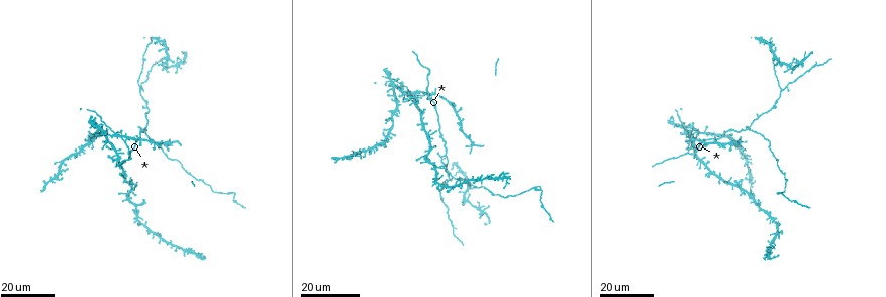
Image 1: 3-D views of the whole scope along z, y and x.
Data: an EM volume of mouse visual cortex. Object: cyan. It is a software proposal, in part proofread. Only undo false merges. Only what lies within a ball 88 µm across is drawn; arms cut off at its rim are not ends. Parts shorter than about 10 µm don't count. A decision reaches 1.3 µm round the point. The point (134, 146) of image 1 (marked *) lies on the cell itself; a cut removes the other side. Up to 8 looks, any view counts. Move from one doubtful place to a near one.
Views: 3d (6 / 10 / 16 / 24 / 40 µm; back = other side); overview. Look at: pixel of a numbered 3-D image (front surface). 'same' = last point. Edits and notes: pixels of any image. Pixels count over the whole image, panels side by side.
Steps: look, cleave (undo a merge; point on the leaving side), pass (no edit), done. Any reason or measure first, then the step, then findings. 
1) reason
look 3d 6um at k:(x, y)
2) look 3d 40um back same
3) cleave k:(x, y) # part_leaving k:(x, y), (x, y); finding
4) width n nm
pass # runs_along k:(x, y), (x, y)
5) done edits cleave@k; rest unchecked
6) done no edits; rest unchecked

four or more arms meet
look 3d 24um at 1:(127, 137)

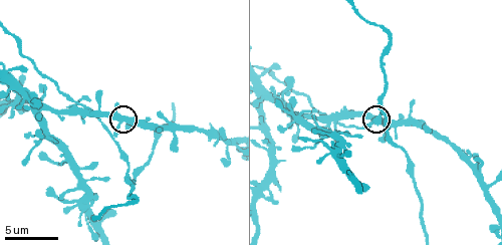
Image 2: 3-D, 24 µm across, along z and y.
look 3d 10um at 2:(119, 116)

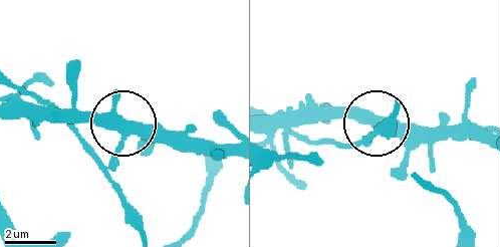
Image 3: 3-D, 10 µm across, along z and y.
side_arm 43 um; arms 4
pass # all the same cell

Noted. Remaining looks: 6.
three-way junction
look 3d 16um at 2:(129, 171)

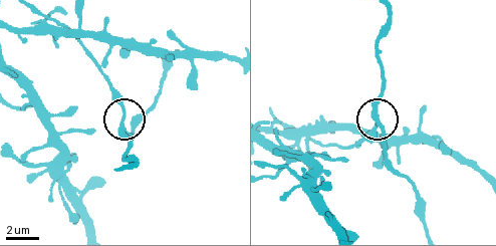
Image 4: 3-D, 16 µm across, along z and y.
look 3d 16um back at 4:(121, 124)

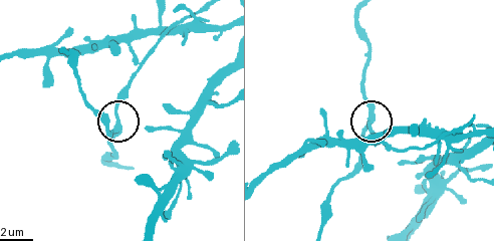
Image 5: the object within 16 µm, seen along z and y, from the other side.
arms 3
pass # runs_along 5:(336, 185), (354, 170), (360, 134), (372, 116), (363, 90); continuous, no second cell

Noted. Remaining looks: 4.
three-way junction
look 3d 16um at 1:(750, 128)

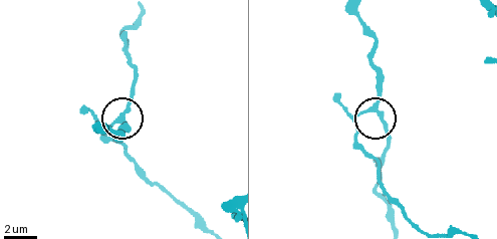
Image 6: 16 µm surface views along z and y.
look 3d 6um at 6:(118, 121)

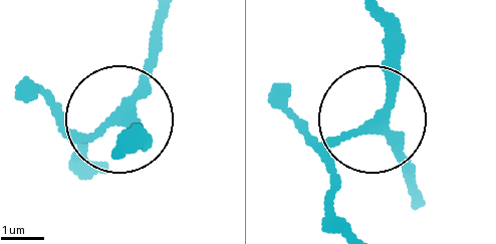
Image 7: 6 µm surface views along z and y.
width 210 nm
pass # continuous, no second cell

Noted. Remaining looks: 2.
look 3d 24um at 1:(157, 143)

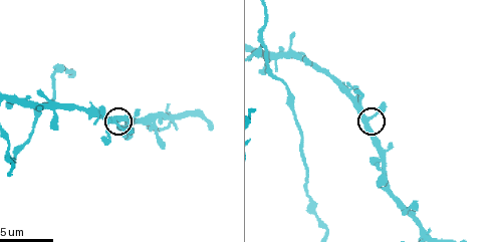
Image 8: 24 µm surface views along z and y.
look 3d 10um at 8:(116, 125)

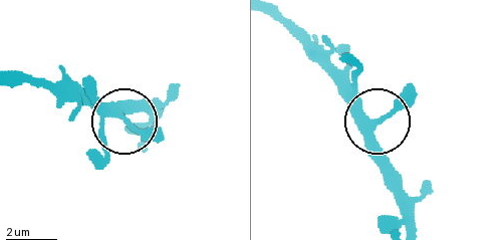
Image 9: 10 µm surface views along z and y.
pass # runs_along 9:(269, 14), (372, 117), (372, 151), (386, 187); one cell here

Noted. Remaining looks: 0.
done no edits; rest unchecked

